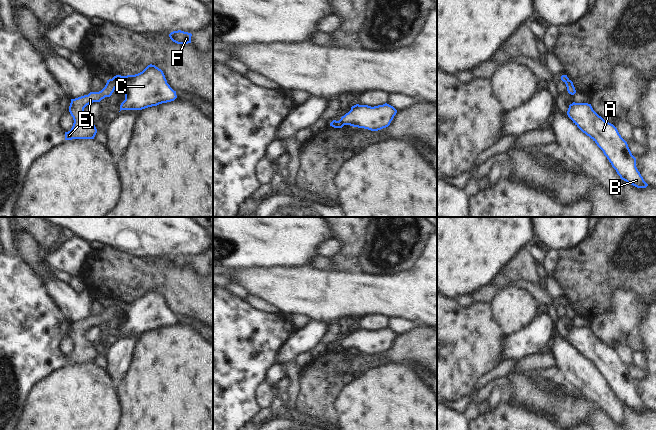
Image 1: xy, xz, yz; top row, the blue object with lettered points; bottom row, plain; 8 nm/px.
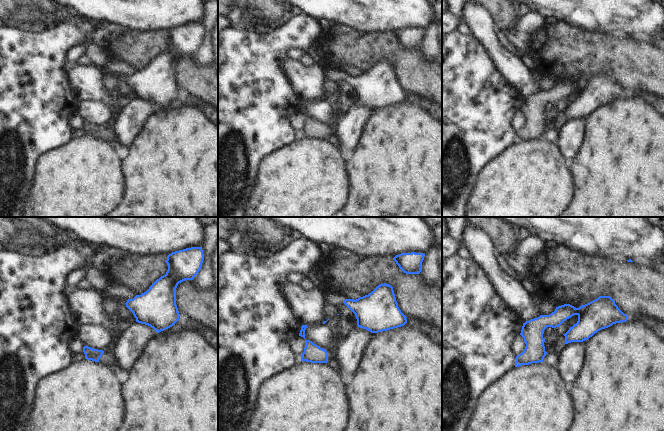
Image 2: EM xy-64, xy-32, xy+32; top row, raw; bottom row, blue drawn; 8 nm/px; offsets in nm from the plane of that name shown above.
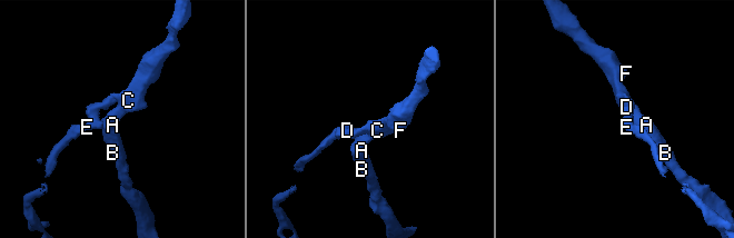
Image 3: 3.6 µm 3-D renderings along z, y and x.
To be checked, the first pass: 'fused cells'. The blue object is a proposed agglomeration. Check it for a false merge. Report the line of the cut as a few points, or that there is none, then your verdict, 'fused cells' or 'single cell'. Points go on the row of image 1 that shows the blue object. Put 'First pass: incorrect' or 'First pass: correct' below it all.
cut xy (112, 78), (120, 85); fused cells
First pass: correct

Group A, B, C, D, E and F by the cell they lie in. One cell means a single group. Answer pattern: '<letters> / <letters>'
A B C F / D E

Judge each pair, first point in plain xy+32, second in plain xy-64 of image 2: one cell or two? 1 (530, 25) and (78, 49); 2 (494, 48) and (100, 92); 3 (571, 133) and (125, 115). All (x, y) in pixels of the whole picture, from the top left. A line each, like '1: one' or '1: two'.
1: two
2: one
3: one

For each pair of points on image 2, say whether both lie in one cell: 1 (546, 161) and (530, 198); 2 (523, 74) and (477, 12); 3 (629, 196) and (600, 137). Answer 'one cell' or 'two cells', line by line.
1: one cell
2: one cell
3: one cell

